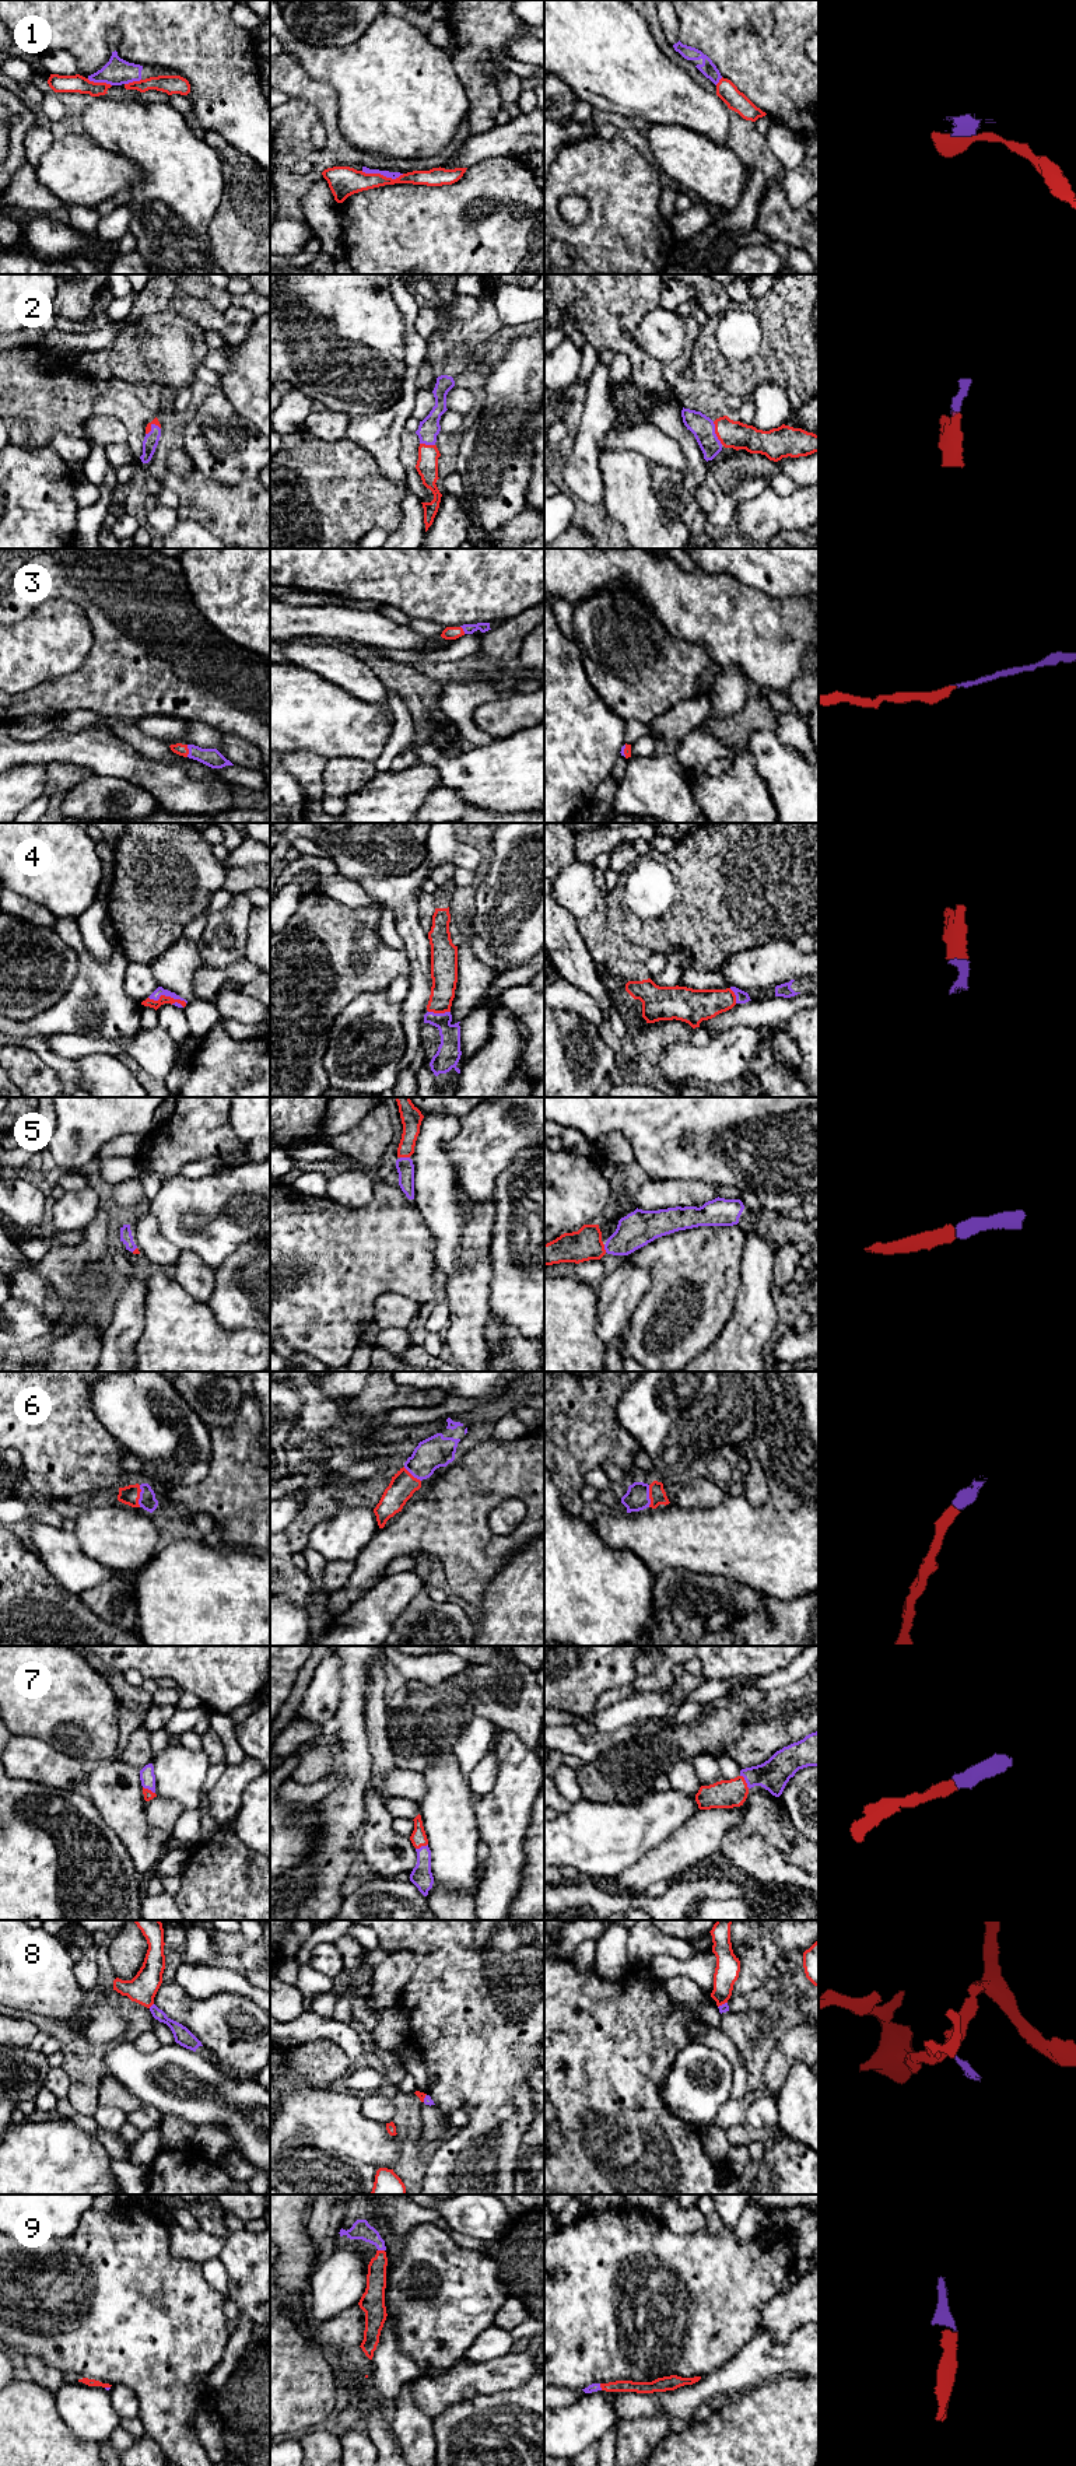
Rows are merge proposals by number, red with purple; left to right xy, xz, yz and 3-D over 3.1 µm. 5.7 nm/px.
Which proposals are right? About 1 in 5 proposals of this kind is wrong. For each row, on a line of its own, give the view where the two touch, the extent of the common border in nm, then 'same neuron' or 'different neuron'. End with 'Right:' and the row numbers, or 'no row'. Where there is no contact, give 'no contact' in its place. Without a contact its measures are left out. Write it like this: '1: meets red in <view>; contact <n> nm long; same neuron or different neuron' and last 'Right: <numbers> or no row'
1: meets red in xz; contact 240 nm long; different neuron
2: meets red in yz; contact 150 nm long; same neuron
3: meets red in xy; contact 70 nm long; same neuron
4: meets red in xy; contact 220 nm long; same neuron
5: meets red in xz; contact 60 nm long; same neuron
6: meets red in xy; contact 130 nm long; same neuron
7: meets red in yz; contact 90 nm long; same neuron
8: meets red in xy; contact 40 nm long; different neuron
9: meets red in xz; contact 40 nm long; same neuron
Right: 2, 3, 4, 5, 6, 7, 9

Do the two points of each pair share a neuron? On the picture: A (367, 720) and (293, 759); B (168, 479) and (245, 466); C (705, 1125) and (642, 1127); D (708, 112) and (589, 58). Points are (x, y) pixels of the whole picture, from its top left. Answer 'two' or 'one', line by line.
A: two
B: two
C: one
D: one

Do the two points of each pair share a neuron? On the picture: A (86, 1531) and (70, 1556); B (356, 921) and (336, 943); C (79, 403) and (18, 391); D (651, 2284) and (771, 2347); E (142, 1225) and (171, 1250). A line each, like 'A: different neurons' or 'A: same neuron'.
A: different neurons
B: same neuron
C: same neuron
D: different neurons
E: same neuron

